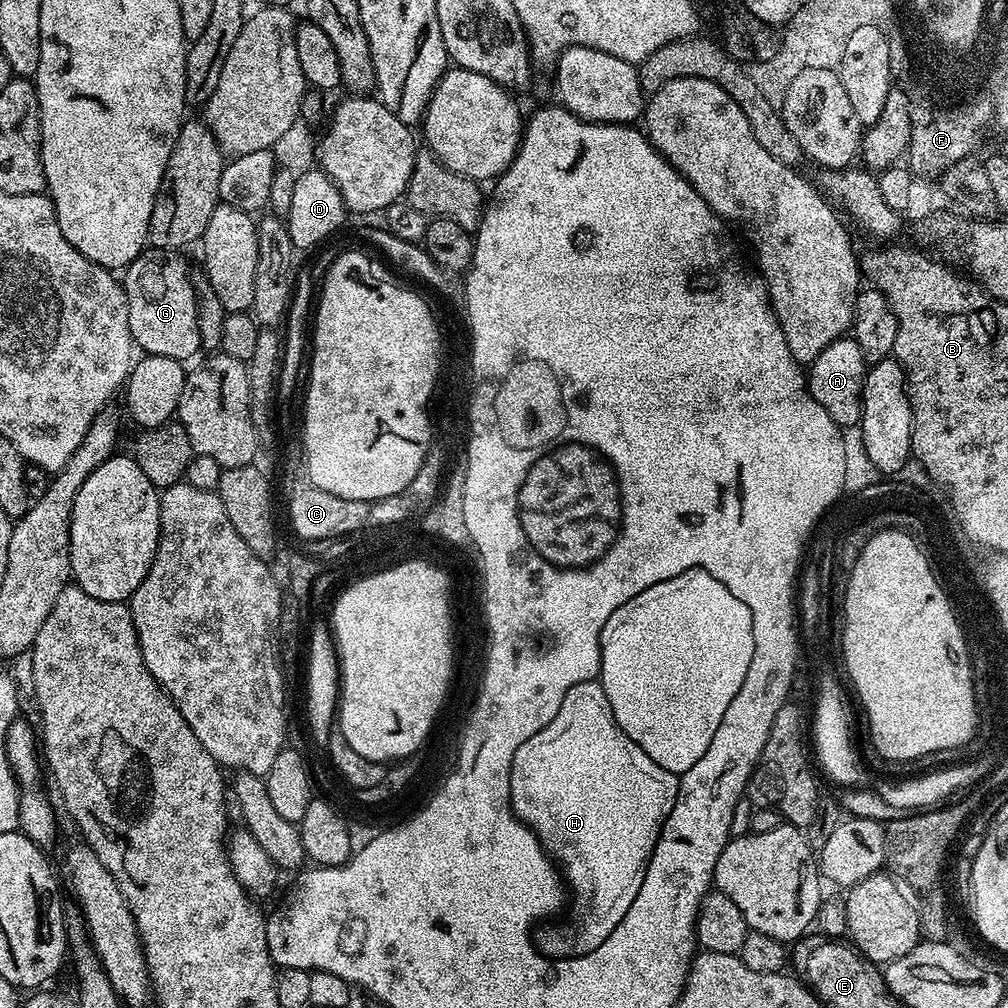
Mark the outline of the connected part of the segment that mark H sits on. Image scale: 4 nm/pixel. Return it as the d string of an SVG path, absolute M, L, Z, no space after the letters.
M599 679L587 680L570 689L566 698L562 698L562 706L558 706L558 714L551 716L547 724L541 724L537 732L534 732L530 738L526 738L522 742L522 746L518 746L514 750L514 762L510 768L512 809L516 817L531 828L532 832L540 839L540 845L544 847L544 851L558 865L562 879L570 889L570 908L572 904L573 910L576 911L568 928L545 930L544 936L547 939L545 949L549 955L585 956L590 950L602 946L602 942L606 942L606 938L610 938L610 930L614 930L614 926L618 926L618 922L622 922L622 918L626 918L626 910L630 910L630 902L634 902L634 898L638 898L638 890L642 890L642 878L646 874L646 866L650 862L652 851L658 842L662 826L674 806L679 789L680 776L670 770L662 770L662 766L658 766L658 762L654 762L654 758L650 758L650 754L646 754L646 750L642 750L642 746L638 746L638 742L630 739L626 730L622 730L622 726L618 726L618 722L614 718L614 710L610 710L610 702L606 702L606 694L602 690Z

